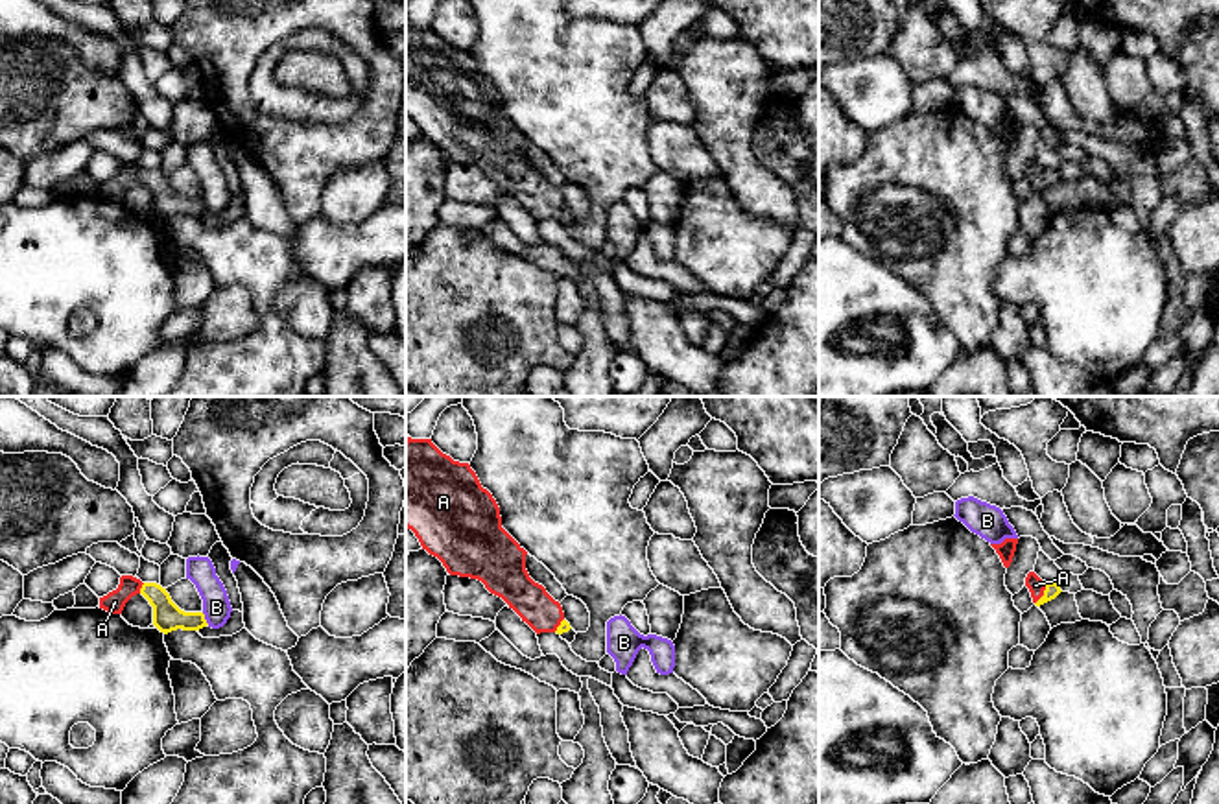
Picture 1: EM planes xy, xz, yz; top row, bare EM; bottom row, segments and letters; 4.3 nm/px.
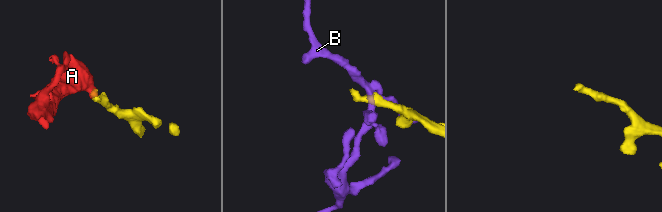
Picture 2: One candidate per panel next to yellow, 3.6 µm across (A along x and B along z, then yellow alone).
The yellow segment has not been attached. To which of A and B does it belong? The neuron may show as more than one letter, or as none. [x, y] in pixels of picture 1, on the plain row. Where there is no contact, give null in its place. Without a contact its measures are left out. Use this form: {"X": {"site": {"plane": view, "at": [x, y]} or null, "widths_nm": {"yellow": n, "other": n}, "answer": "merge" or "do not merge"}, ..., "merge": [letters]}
{"A": {"site": {"plane": "yz", "at": [1044, 181]}, "widths_nm": {"yellow": 70, "other": 70}, "answer": "merge"}, "B": {"site": {"plane": "xy", "at": [203, 205]}, "widths_nm": {"yellow": 130, "other": 130}, "answer": "do not merge"}, "merge": ["A"]}

